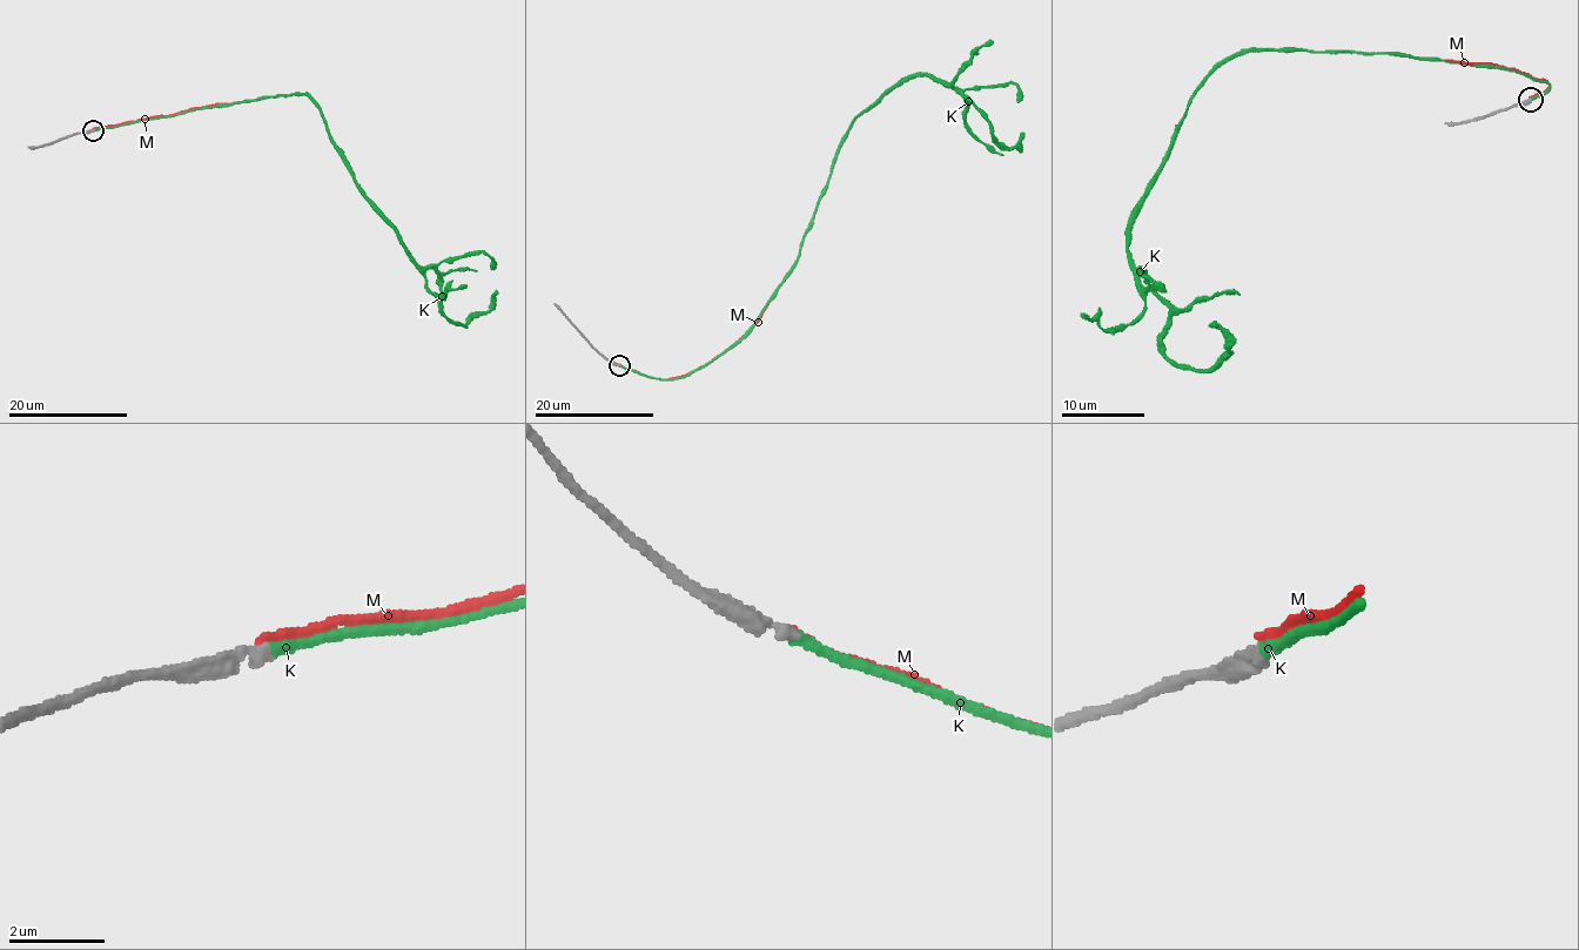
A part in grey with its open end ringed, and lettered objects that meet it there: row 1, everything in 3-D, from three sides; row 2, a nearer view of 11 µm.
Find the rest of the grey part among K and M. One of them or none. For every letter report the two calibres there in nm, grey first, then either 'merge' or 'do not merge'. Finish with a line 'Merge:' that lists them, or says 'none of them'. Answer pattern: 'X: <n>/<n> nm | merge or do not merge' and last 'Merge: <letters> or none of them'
K: 340/240 nm | merge
M: 320/200 nm | do not merge
Merge: K

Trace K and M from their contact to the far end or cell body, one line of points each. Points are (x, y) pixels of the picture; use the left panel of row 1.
K: (94, 129), (306, 94), (360, 193), (415, 261), (441, 280), (442, 312), (464, 325), (490, 309), (497, 292)
M: (93, 128), (242, 101)

